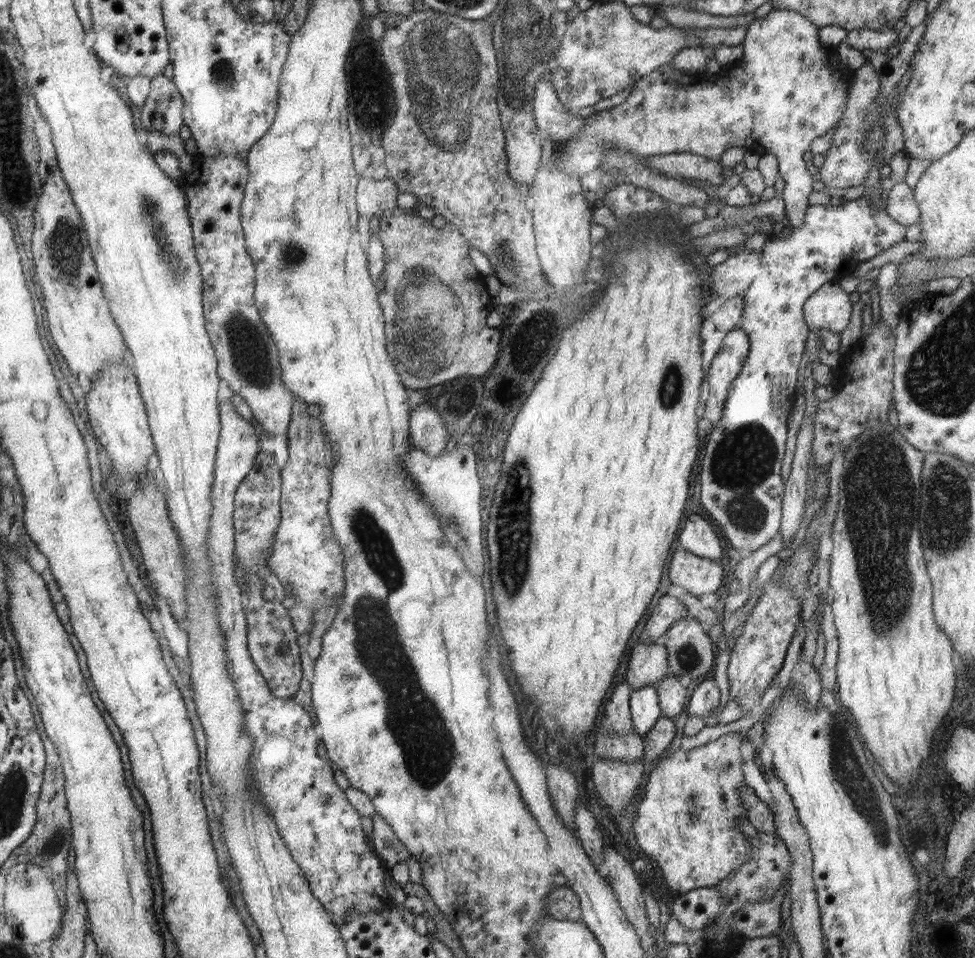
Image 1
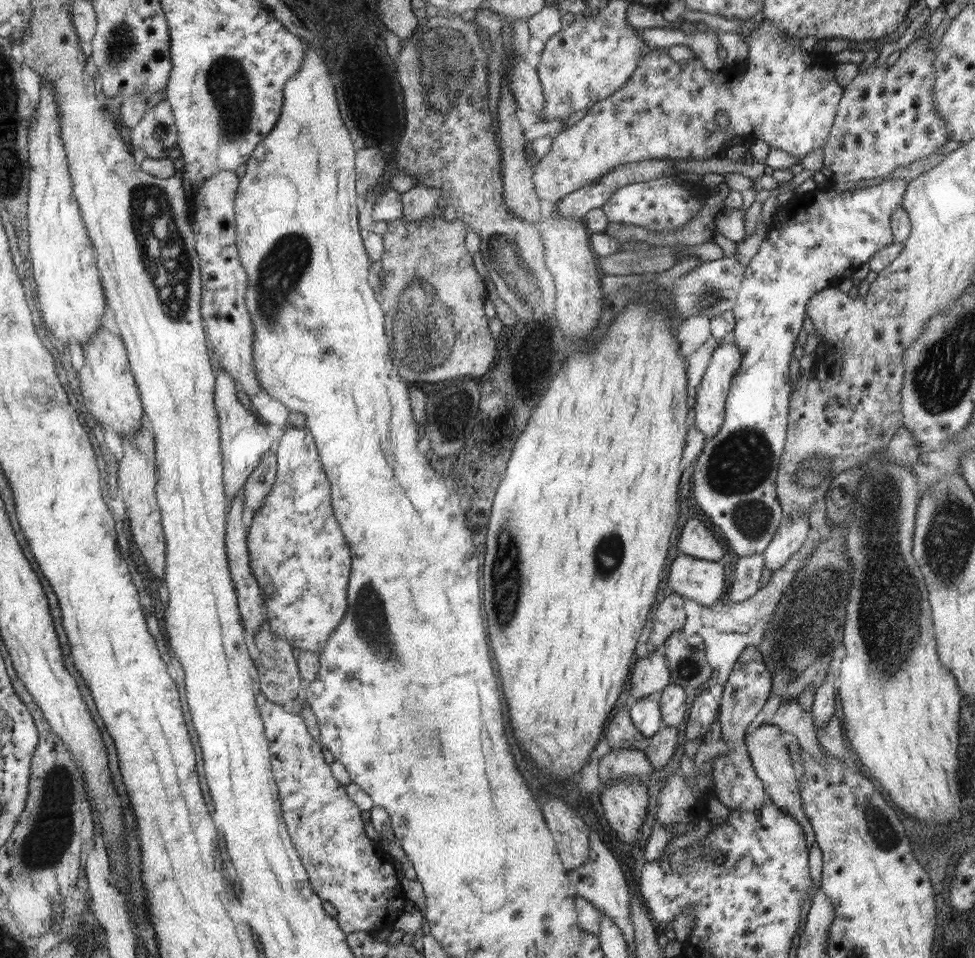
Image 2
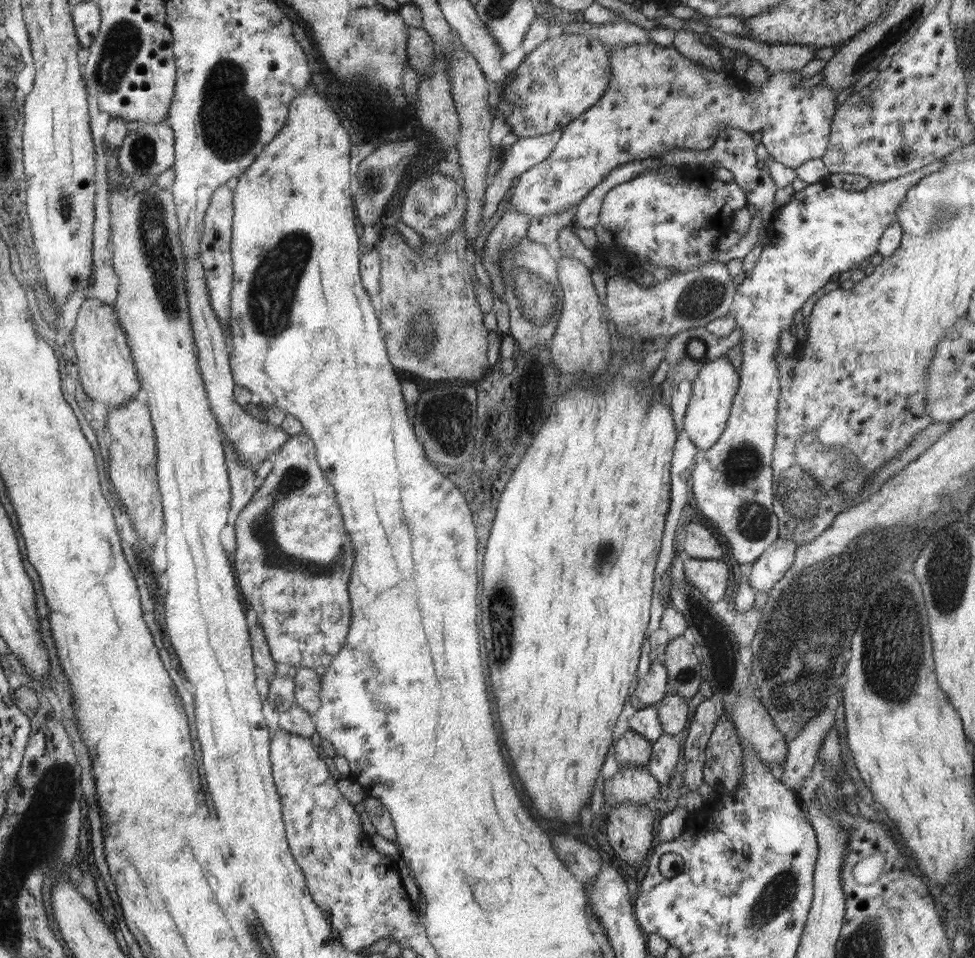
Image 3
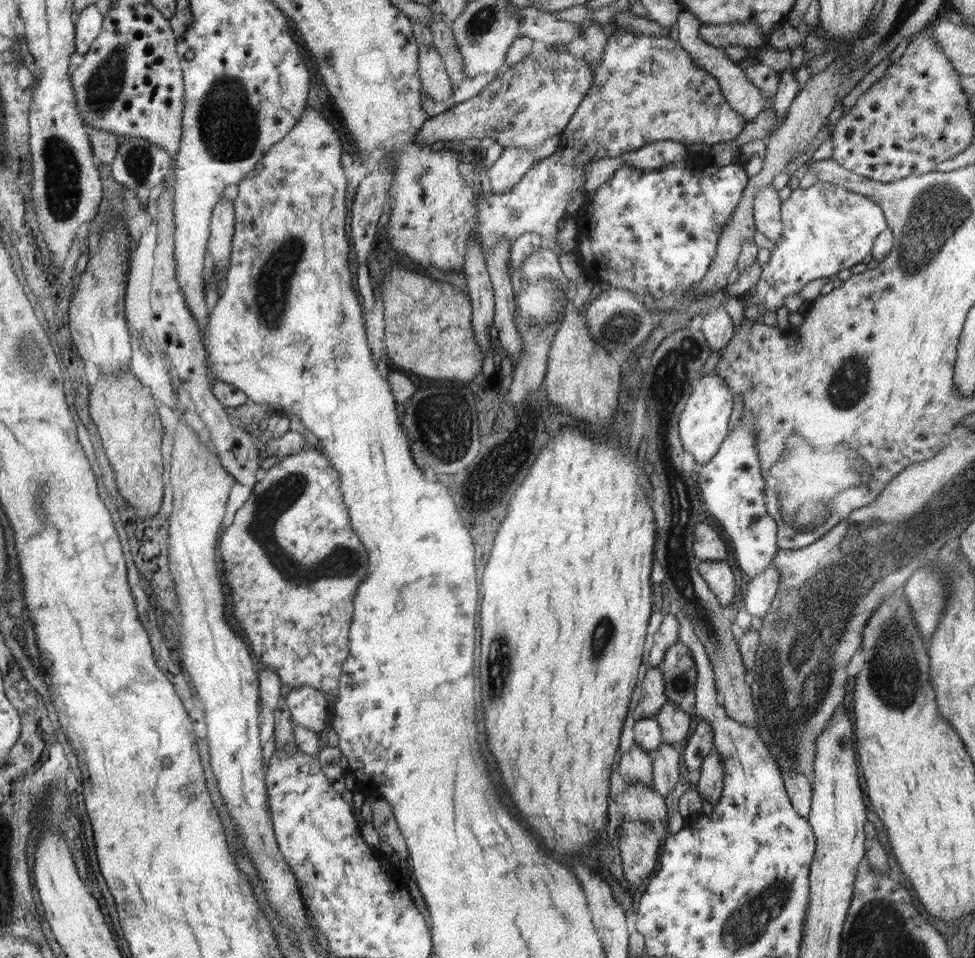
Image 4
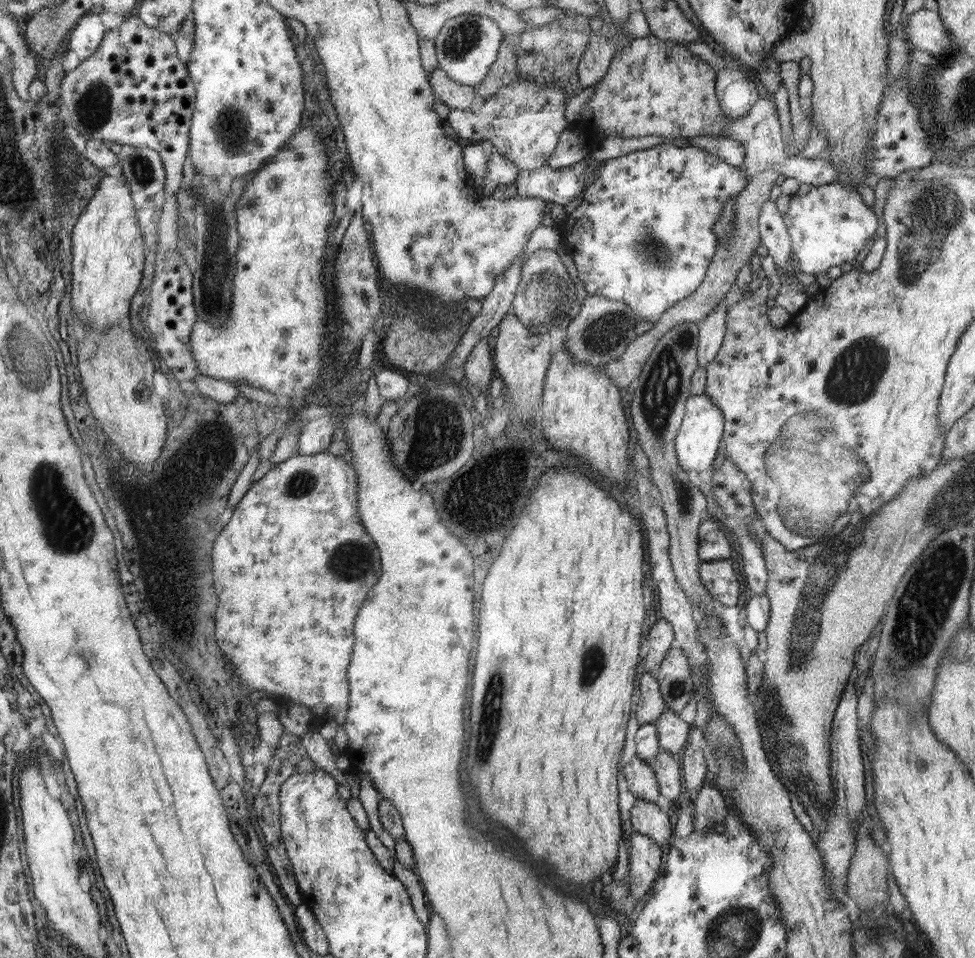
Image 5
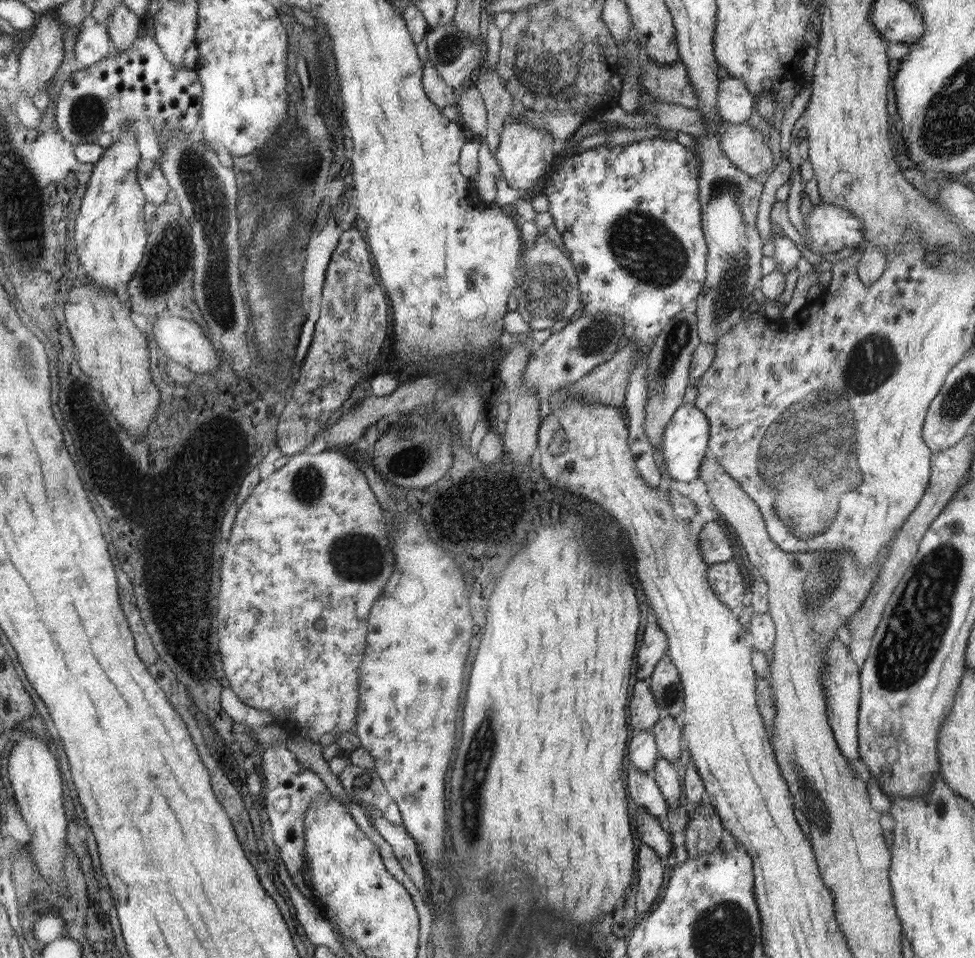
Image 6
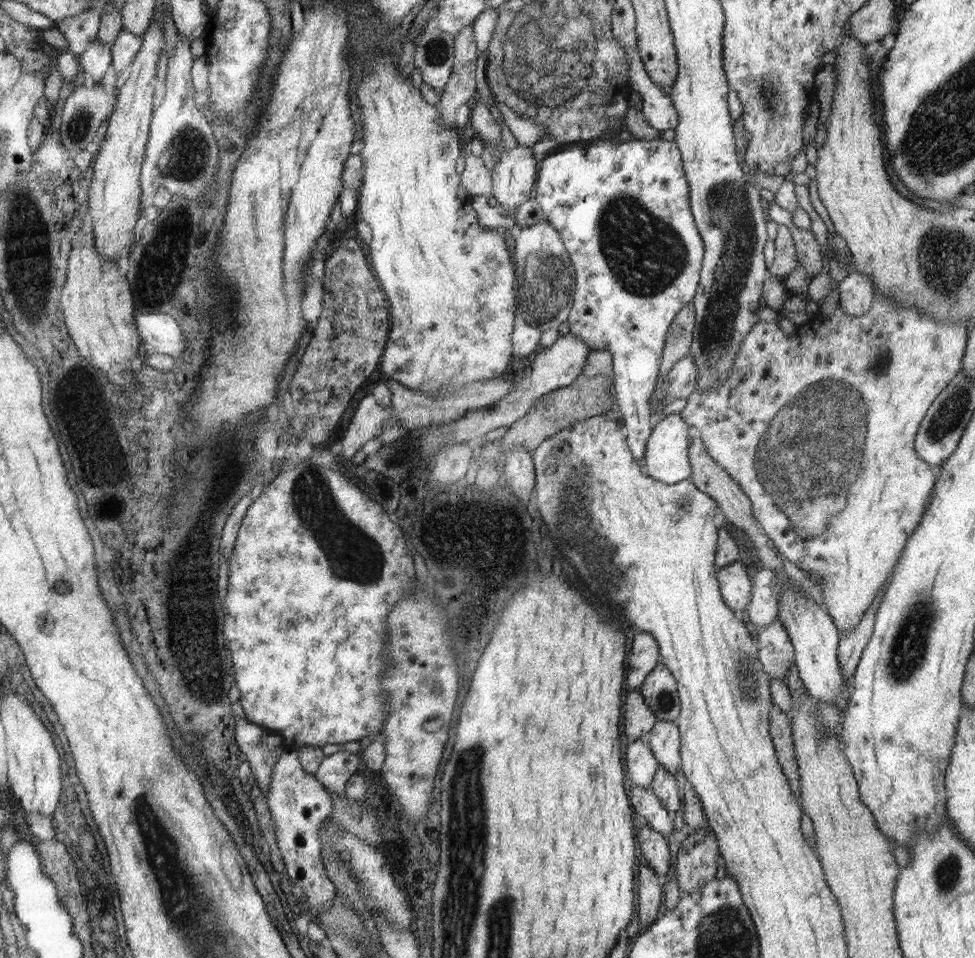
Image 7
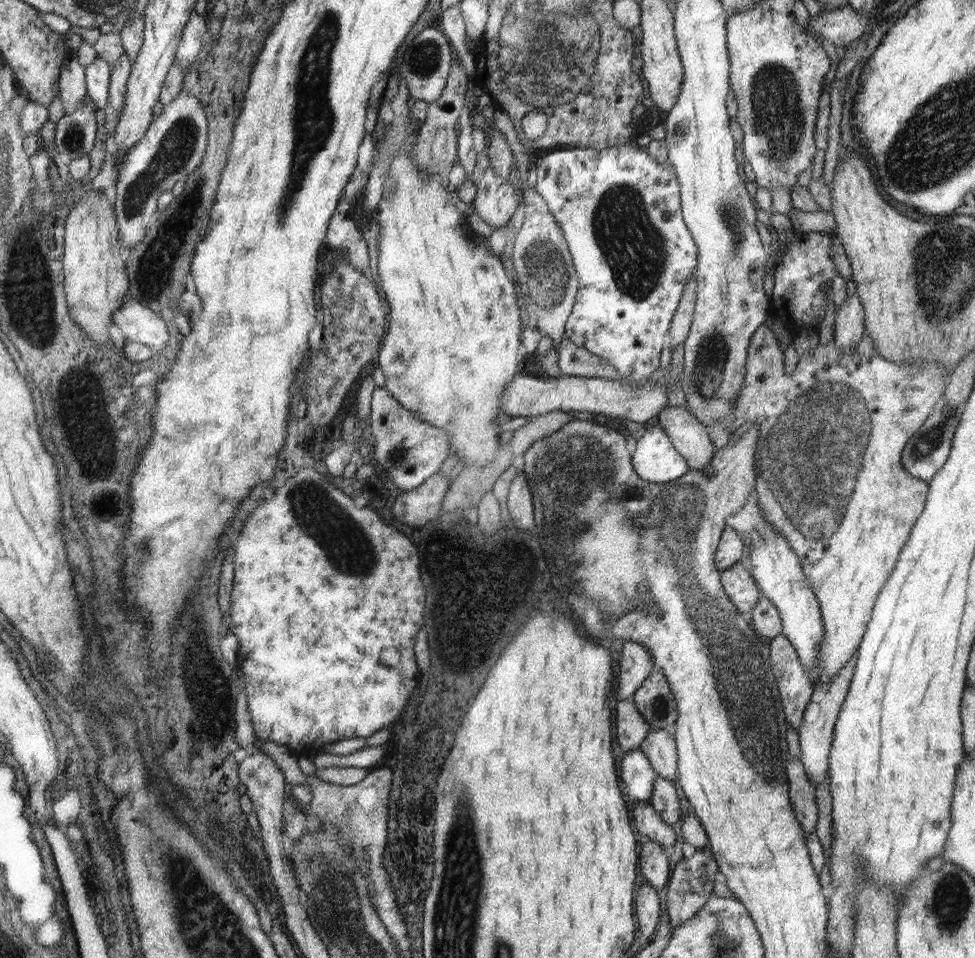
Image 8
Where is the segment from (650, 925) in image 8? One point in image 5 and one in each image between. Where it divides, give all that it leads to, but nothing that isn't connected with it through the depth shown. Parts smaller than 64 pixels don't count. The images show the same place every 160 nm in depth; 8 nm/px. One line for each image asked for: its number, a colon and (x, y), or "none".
5: (645, 858)
6: (650, 868)
7: (649, 892)

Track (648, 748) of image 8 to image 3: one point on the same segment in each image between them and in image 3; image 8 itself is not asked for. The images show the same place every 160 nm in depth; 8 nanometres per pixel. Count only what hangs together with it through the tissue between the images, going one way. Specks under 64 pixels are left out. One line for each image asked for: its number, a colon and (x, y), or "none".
3: (674, 713)
4: (675, 724)
5: (673, 733)
6: (667, 732)
7: (664, 740)

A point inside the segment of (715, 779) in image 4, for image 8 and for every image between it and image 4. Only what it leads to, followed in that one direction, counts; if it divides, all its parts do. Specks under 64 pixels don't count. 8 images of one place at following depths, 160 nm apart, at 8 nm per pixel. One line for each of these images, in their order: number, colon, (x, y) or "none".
5: (710, 807)
6: (703, 832)
7: (697, 860)
8: (691, 885)

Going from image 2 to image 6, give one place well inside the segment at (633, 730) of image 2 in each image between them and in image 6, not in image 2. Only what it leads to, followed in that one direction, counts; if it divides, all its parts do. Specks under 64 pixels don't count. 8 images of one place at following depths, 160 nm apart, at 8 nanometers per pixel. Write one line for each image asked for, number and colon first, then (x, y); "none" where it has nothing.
3: (631, 749)
4: (635, 766)
5: (641, 782)
6: (642, 787)

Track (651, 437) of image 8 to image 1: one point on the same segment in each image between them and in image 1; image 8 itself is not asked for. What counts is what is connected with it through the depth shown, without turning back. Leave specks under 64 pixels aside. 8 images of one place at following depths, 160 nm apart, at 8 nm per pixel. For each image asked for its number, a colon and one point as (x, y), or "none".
1: (727, 364)
2: (709, 410)
3: (707, 414)
4: (703, 425)
5: (702, 428)
6: (684, 444)
7: (667, 457)

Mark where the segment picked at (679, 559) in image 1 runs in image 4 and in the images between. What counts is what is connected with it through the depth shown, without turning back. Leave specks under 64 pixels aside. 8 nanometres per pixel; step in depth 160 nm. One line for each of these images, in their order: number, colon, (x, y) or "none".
2: (694, 579)
3: (710, 577)
4: (719, 576)

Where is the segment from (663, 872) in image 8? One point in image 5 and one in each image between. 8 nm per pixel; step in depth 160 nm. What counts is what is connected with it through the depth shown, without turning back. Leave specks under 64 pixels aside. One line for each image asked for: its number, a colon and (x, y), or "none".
5: (646, 819)
6: (646, 827)
7: (655, 852)

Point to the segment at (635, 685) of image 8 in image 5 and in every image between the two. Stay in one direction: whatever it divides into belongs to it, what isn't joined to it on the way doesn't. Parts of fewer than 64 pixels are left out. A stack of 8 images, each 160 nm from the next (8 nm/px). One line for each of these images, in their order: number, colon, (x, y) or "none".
5: (661, 636)
6: (654, 645)
7: (644, 652)

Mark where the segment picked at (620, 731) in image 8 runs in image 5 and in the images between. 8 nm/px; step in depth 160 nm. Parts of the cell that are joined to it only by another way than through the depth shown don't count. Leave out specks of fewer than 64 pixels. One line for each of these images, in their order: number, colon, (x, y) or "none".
5: (651, 704)
6: (644, 712)
7: (639, 720)

